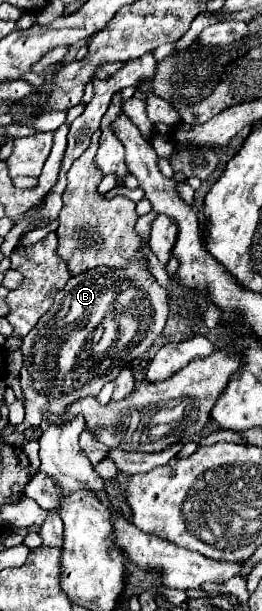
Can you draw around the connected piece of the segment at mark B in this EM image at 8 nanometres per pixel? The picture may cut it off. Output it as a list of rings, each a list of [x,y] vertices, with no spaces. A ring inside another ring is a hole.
[[[130,264],[126,270],[94,268],[94,272],[72,276],[20,346],[24,354],[20,386],[26,410],[22,428],[36,424],[34,418],[40,416],[40,408],[62,412],[70,400],[98,396],[102,386],[112,382],[122,366],[128,366],[152,346],[166,318],[168,290],[162,288],[146,268],[138,268],[138,264]],[[104,320],[120,320],[120,338],[112,340],[110,346],[100,344],[106,332]]]

